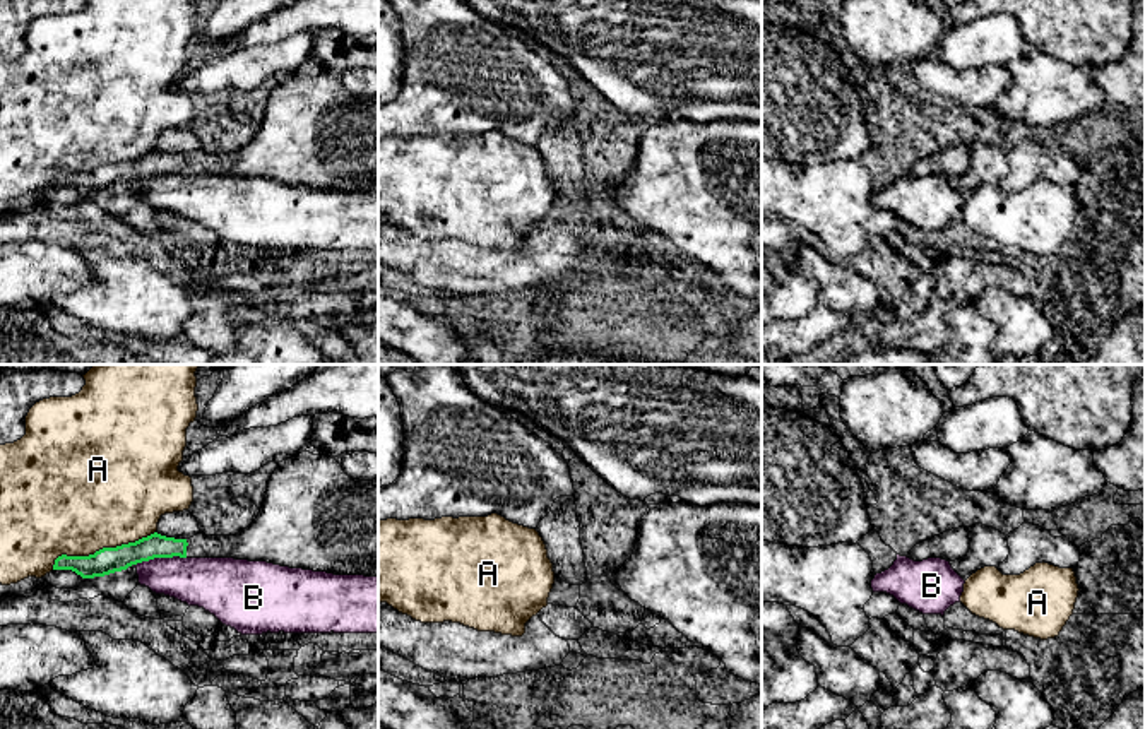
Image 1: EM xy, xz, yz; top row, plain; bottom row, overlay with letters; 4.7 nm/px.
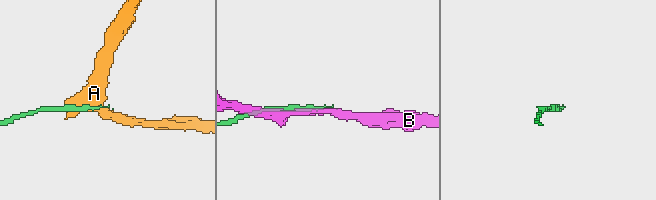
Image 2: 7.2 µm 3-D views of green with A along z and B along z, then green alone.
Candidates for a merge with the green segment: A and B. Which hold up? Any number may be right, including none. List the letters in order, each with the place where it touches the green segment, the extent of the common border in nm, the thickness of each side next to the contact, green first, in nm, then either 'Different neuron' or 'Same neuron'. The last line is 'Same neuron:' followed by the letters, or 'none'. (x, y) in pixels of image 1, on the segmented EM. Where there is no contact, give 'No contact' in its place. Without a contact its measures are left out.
A: Touches green at xy (100, 550). Shared border 500 nm. Thickness 130 nm (green) against 500 nm. Different neuron
B: Touches green at xy (160, 557). Shared border 240 nm. Thickness 130 nm (green) against 240 nm. Different neuron
Same neuron: none

